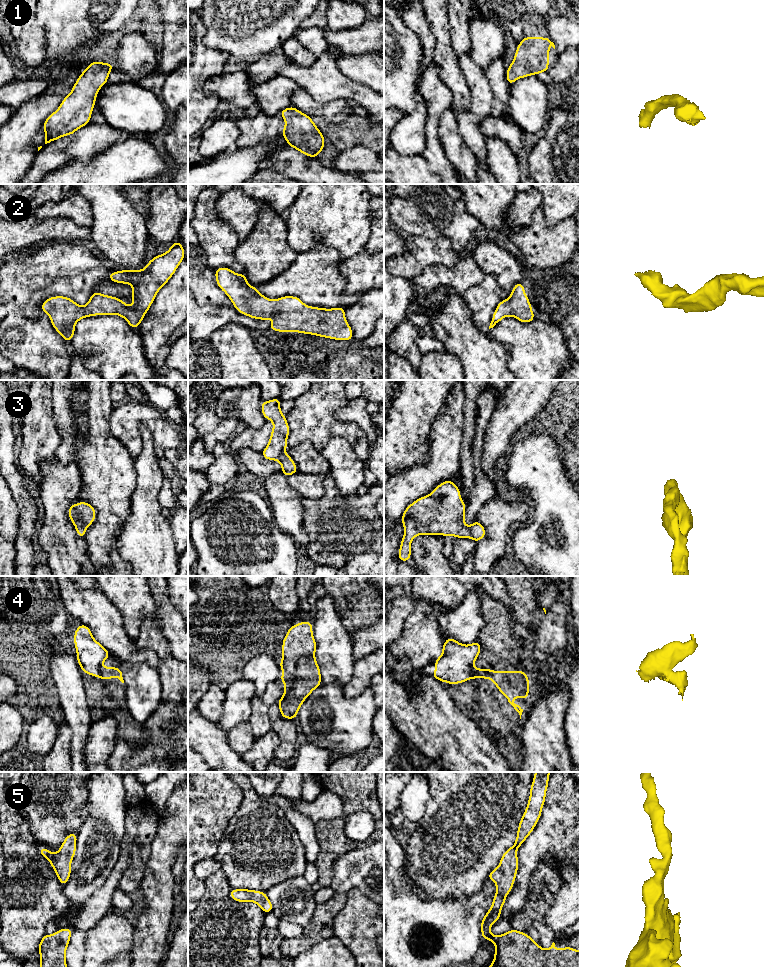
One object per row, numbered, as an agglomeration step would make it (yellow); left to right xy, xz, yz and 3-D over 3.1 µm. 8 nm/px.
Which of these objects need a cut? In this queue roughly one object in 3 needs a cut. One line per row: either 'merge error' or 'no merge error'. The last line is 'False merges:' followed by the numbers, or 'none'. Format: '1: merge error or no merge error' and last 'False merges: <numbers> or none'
1: no merge error
2: no merge error
3: no merge error
4: merge error
5: no merge error
False merges: 4

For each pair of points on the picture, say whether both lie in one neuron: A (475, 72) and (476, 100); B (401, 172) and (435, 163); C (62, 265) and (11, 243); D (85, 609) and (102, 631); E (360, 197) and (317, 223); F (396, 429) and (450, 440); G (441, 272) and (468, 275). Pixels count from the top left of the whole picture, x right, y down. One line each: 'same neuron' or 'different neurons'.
A: same neuron
B: different neurons
C: different neurons
D: same neuron
E: same neuron
F: different neurons
G: same neuron

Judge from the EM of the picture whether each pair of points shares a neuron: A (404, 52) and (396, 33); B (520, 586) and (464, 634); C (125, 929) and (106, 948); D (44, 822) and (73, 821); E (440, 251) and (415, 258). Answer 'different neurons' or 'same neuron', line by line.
A: same neuron
B: different neurons
C: same neuron
D: same neuron
E: same neuron

